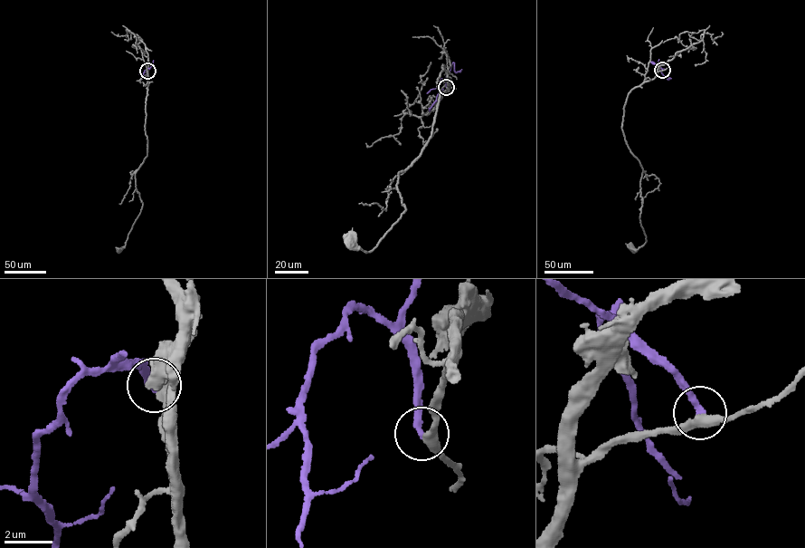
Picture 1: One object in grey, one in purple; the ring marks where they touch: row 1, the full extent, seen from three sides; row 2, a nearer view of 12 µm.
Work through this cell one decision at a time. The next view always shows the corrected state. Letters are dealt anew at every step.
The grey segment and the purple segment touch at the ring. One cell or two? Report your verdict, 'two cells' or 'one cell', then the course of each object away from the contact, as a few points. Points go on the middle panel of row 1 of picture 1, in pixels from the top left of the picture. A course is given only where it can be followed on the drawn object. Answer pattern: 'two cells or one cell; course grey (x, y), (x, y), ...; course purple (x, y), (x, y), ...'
one cell; course grey (446, 88), (442, 65), (431, 135), (419, 157), (398, 176), (397, 191), (405, 210), (371, 251), (349, 242); course purple (446, 87), (445, 78), (452, 63), (455, 72), (461, 69)

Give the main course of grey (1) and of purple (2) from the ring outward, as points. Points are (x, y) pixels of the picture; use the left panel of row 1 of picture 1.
1: (147, 71), (145, 129), (147, 156), (135, 177), (136, 189), (142, 204), (126, 245), (119, 249)
2: (147, 71), (153, 60)

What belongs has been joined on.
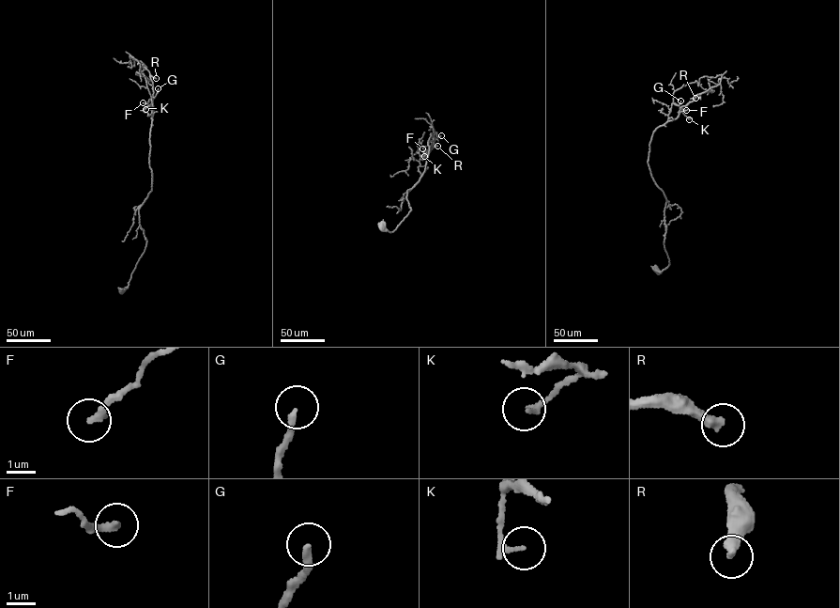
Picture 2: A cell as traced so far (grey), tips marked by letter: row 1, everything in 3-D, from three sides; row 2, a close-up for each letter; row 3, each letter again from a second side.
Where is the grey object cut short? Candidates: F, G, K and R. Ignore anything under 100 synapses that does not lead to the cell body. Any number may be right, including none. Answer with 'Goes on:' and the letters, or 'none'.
Goes on: R

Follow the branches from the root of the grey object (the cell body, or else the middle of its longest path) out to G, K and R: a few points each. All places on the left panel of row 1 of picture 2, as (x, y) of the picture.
G: (122, 289), (128, 286), (146, 243), (139, 210), (151, 190), (150, 99), (158, 88)
K: (122, 289), (128, 286), (146, 241), (139, 224), (139, 210), (151, 190), (149, 162), (152, 100), (145, 109)
R: (122, 289), (128, 286), (146, 243), (139, 210), (151, 190), (153, 92), (150, 75), (156, 78)

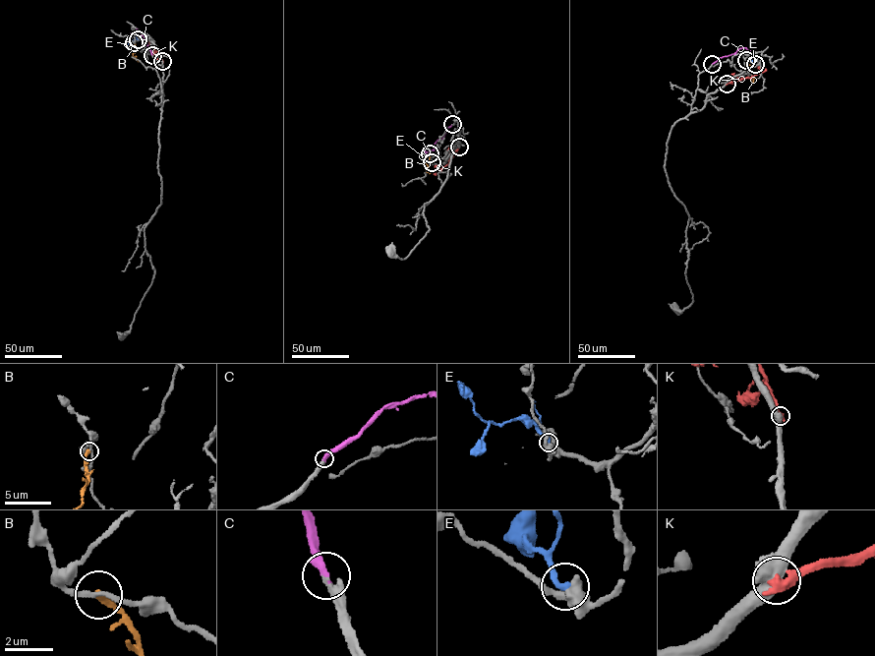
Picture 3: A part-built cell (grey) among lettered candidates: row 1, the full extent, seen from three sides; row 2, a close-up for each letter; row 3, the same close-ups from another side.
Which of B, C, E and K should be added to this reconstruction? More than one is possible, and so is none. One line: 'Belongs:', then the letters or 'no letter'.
Belongs: C

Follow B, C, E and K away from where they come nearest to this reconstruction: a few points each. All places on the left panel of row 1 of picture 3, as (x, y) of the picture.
B: (134, 42), (133, 56), (139, 61)
C: (152, 55), (137, 29), (129, 35), (133, 41)
E: (138, 39), (128, 44), (126, 42)
K: (162, 61), (154, 48), (141, 37)

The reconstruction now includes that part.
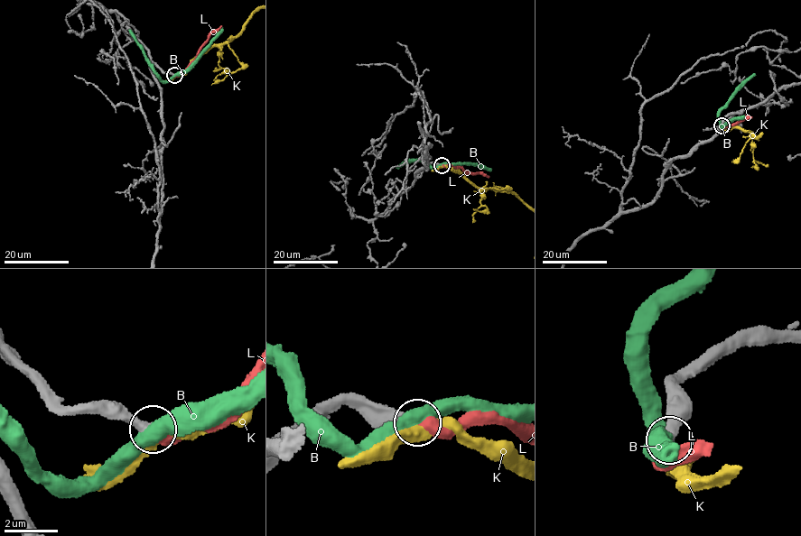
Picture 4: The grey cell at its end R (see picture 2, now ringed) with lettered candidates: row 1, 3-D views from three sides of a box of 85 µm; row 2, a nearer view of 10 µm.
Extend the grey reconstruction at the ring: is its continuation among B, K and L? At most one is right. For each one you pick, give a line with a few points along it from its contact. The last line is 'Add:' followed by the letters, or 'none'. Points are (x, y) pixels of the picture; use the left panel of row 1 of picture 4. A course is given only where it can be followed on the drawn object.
L: course (174, 75), (182, 73), (209, 36), (221, 25)
Add: L

